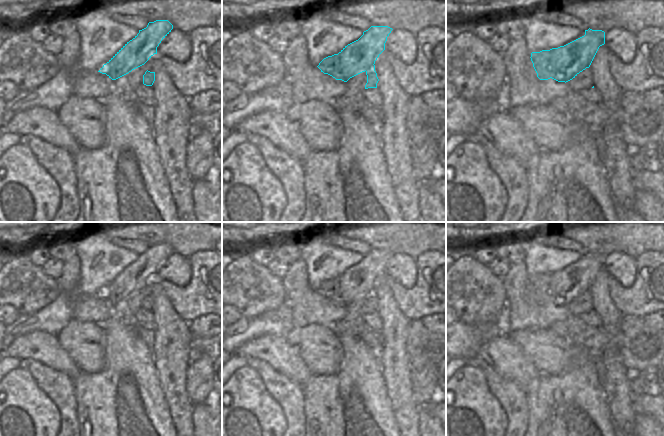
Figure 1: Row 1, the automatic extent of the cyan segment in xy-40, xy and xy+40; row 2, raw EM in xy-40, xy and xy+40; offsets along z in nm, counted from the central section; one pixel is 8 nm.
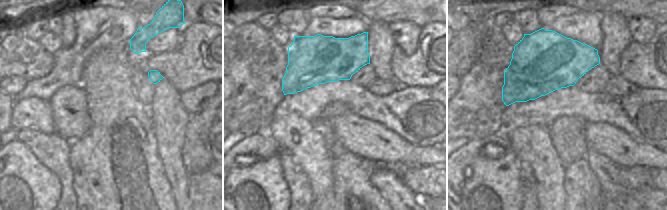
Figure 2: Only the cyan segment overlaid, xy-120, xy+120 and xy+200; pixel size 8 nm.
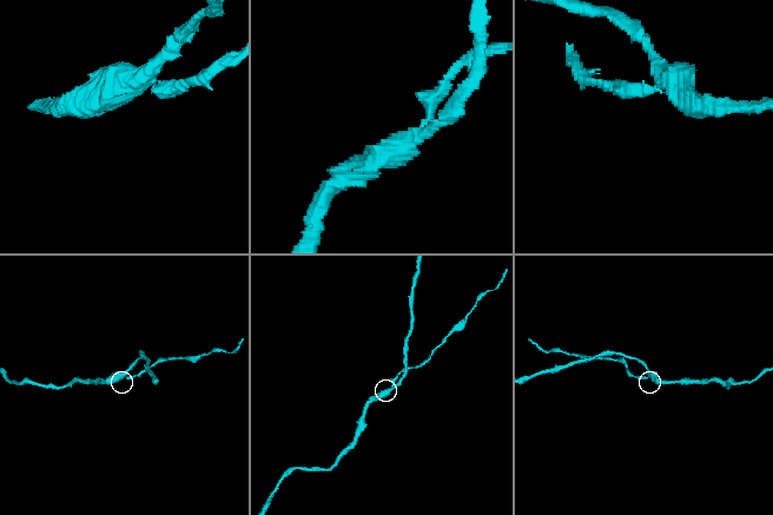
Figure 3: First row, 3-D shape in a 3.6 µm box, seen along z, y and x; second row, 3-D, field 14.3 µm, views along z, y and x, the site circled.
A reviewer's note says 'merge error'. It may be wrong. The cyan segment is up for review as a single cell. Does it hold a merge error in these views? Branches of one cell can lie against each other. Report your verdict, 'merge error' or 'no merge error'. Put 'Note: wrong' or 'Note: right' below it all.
merge error
Note: right

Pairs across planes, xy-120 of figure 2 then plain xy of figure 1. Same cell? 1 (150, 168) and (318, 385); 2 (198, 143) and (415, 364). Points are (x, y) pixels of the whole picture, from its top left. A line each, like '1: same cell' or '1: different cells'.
1: same cell
2: different cells

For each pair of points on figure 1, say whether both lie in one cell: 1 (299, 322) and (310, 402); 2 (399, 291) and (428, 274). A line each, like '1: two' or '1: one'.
1: two
2: one

